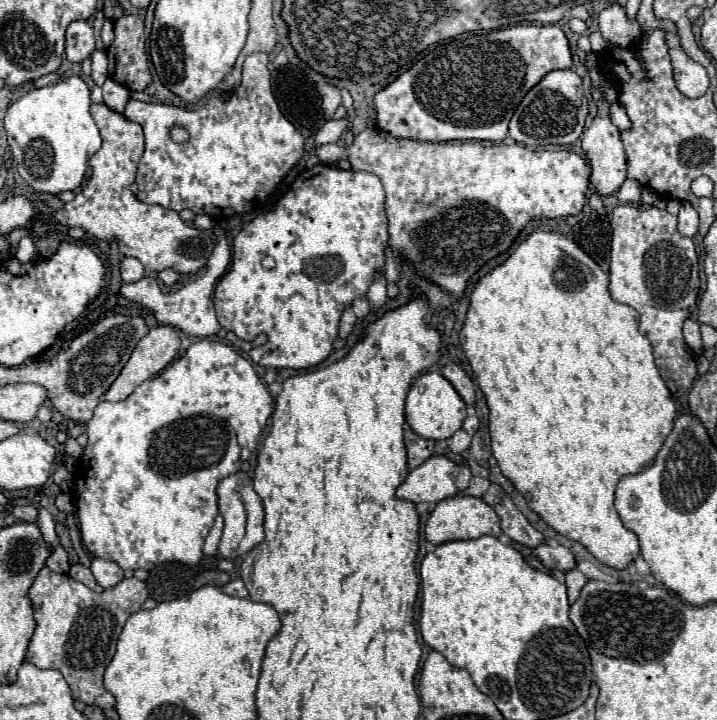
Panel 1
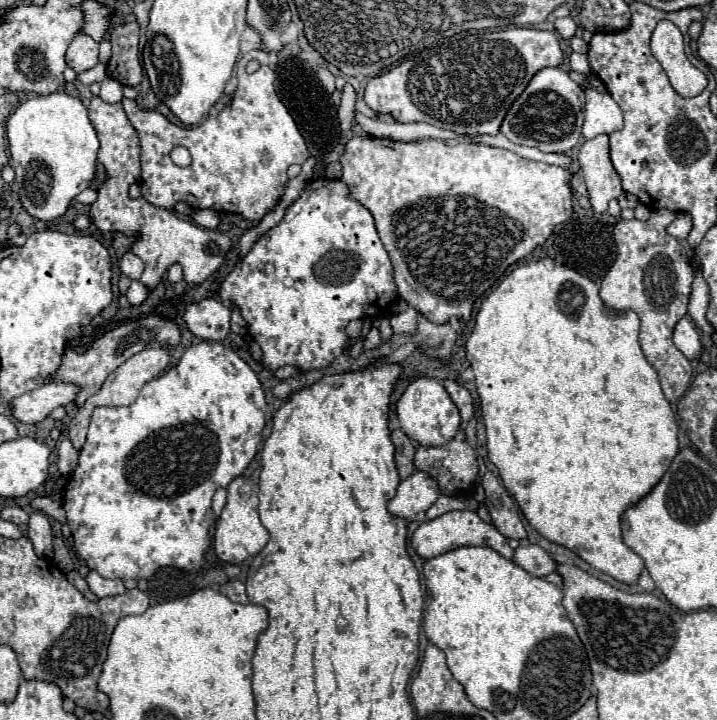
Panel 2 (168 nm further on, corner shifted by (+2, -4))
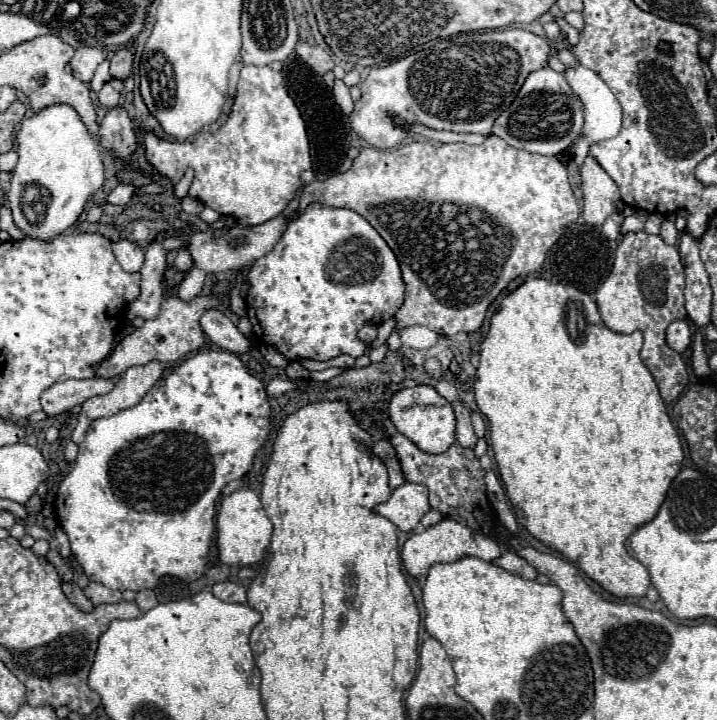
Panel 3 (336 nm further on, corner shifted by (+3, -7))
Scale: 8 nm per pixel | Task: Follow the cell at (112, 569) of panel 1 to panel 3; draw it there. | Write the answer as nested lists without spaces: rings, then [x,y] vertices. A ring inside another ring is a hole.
[[[91,581],[91,583],[85,587],[85,595],[93,601],[93,605],[101,605],[101,603],[119,603],[119,601],[123,601],[121,591],[107,589],[105,585],[95,583],[95,581]]]

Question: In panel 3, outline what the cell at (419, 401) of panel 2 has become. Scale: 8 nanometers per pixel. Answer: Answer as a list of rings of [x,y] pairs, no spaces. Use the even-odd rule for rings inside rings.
[[[417,385],[397,391],[389,403],[389,419],[401,435],[411,439],[425,453],[445,453],[455,443],[453,407],[429,385]]]

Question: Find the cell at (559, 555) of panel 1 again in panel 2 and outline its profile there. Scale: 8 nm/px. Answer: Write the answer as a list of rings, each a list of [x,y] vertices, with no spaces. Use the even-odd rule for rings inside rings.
[[[520,546],[514,550],[512,560],[514,560],[514,564],[524,568],[532,576],[546,576],[556,570],[554,558],[540,546],[526,546],[526,548]]]

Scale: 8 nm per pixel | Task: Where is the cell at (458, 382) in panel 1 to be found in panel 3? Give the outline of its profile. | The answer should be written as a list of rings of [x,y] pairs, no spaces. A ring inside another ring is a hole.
[[[455,401],[455,403],[451,403],[451,405],[453,405],[453,411],[455,411],[455,415],[457,415],[457,431],[455,431],[457,443],[459,443],[461,447],[473,449],[475,443],[477,443],[477,437],[475,437],[473,427],[471,427],[471,411],[469,411],[463,403],[459,403],[459,401]]]

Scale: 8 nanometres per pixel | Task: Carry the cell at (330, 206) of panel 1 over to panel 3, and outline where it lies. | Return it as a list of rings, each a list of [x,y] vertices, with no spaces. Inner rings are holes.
[[[317,201],[309,203],[303,213],[293,217],[273,251],[259,257],[249,267],[247,285],[247,317],[255,335],[263,343],[273,345],[287,361],[329,361],[341,353],[361,357],[365,343],[357,337],[357,331],[369,321],[379,325],[393,317],[403,305],[405,289],[393,251],[369,221],[351,209],[335,209]]]

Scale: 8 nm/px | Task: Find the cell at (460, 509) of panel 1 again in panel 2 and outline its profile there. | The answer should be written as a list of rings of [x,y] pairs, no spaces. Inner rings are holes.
[[[456,510],[456,512],[446,512],[434,520],[428,520],[428,522],[422,522],[416,532],[412,534],[412,540],[410,540],[412,548],[416,550],[416,554],[424,560],[428,558],[434,558],[438,554],[444,554],[444,552],[450,552],[450,550],[456,550],[460,546],[488,546],[492,550],[496,550],[498,554],[502,554],[504,558],[512,558],[512,550],[506,542],[506,538],[492,526],[492,524],[486,524],[480,520],[480,516],[474,512],[474,510]]]

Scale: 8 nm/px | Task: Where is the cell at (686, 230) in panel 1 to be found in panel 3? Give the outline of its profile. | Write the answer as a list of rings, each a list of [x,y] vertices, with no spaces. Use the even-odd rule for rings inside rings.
[[[665,221],[665,223],[661,225],[661,237],[663,237],[665,243],[675,245],[675,241],[677,241],[677,237],[679,237],[679,231],[677,231],[677,227],[675,227],[673,221]]]

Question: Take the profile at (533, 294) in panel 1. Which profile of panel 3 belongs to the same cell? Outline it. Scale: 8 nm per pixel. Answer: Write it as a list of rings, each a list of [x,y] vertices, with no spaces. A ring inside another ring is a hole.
[[[527,277],[517,289],[513,289],[503,301],[499,303],[497,311],[489,319],[489,331],[485,339],[479,345],[479,367],[473,383],[475,391],[475,401],[479,411],[487,417],[489,421],[489,433],[491,433],[491,447],[495,453],[497,469],[501,475],[501,481],[505,485],[505,491],[509,495],[509,501],[513,505],[517,521],[541,543],[547,547],[559,551],[565,555],[569,561],[579,563],[579,569],[583,569],[593,581],[597,581],[601,587],[605,587],[609,593],[617,597],[641,597],[647,593],[649,587],[649,573],[647,569],[627,555],[625,551],[625,539],[643,523],[651,521],[659,505],[665,499],[665,493],[675,479],[675,475],[681,469],[683,461],[683,449],[679,435],[667,415],[665,403],[659,395],[657,383],[651,377],[649,369],[643,365],[639,351],[643,345],[643,333],[633,331],[633,333],[615,333],[605,327],[595,299],[591,299],[585,291],[579,291],[577,287],[565,285],[565,283],[551,283],[543,277]]]

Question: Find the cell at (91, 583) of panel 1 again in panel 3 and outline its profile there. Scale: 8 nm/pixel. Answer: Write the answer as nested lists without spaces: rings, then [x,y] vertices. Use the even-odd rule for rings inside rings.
[[[63,583],[63,593],[71,603],[75,603],[81,611],[91,611],[95,605],[85,597],[83,589],[77,583]]]

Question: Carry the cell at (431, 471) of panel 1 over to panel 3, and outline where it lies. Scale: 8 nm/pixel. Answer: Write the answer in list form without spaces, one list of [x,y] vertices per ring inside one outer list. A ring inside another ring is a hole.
[[[403,483],[391,493],[389,501],[375,507],[379,515],[393,521],[401,531],[413,531],[429,509],[427,487],[417,483]]]

